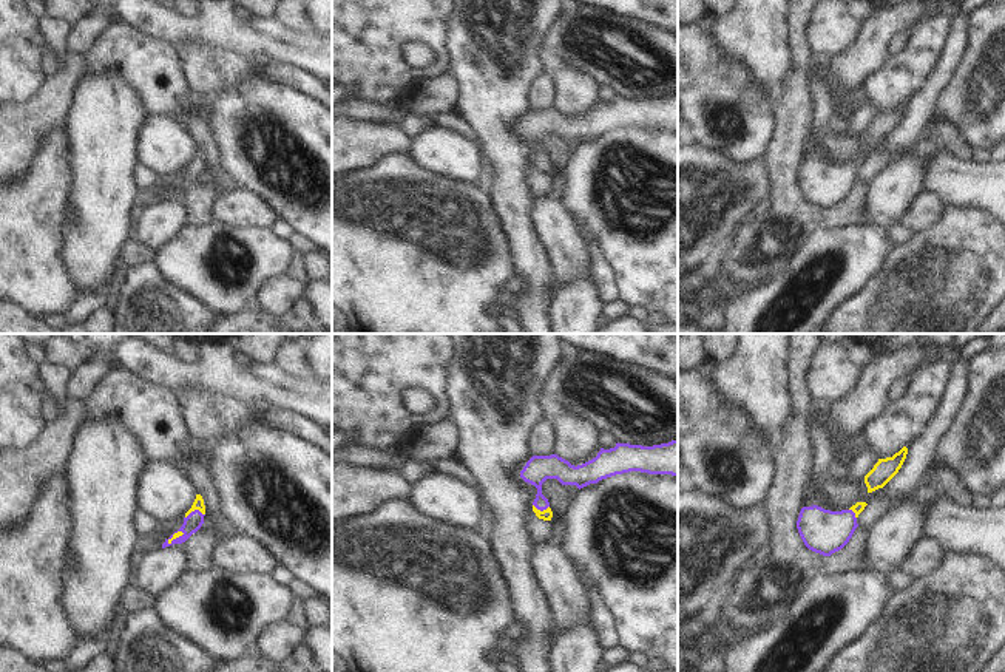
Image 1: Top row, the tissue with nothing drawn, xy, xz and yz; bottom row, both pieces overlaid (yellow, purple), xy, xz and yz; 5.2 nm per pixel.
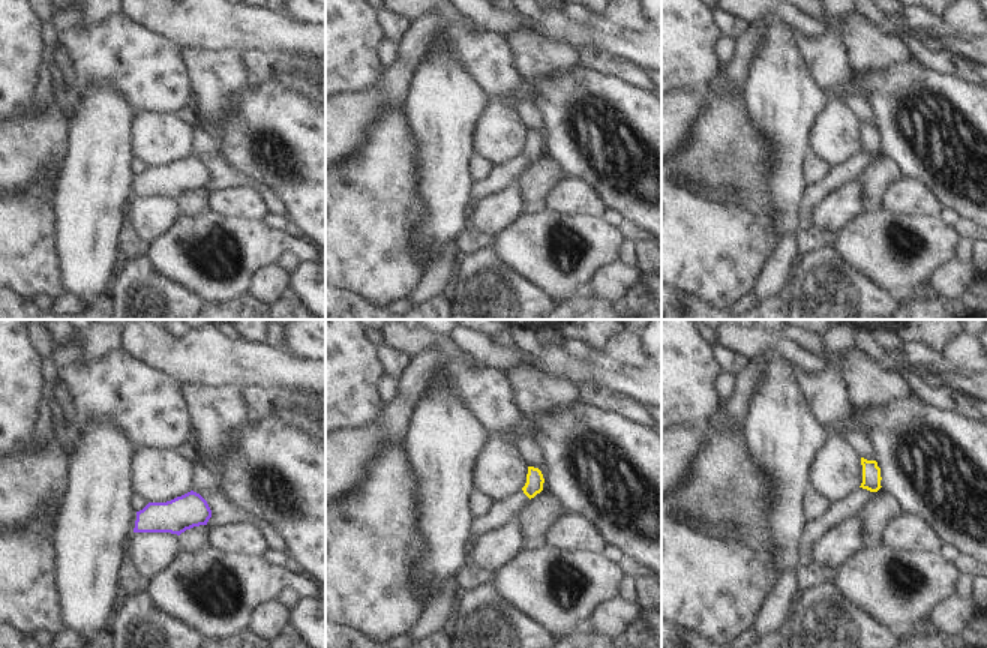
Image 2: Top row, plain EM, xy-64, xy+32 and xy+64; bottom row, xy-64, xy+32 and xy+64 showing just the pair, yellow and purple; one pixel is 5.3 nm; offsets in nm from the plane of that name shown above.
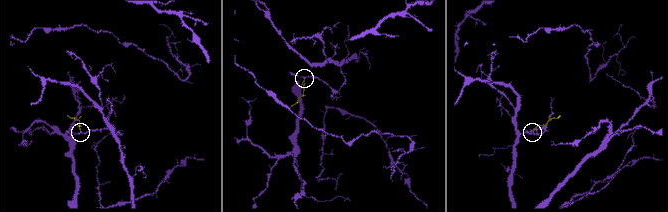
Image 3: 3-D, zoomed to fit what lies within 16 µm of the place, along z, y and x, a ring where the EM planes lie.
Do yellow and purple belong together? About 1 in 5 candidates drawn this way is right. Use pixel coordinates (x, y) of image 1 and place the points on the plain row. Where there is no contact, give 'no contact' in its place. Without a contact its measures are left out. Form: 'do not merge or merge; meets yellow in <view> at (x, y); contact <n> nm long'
merge; meets yellow in xy at (195, 162); contact 110 nm long

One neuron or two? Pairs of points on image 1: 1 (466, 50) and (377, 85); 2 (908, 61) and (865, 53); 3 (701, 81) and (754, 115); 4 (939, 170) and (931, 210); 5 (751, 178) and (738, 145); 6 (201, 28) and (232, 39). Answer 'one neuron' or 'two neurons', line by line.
1: two neurons
2: two neurons
3: one neuron
4: two neurons
5: two neurons
6: one neuron

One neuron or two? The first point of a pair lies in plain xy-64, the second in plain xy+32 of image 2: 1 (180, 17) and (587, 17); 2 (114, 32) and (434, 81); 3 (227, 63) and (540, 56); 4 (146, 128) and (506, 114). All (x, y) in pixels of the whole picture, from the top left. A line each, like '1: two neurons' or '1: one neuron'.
1: two neurons
2: two neurons
3: one neuron
4: one neuron

